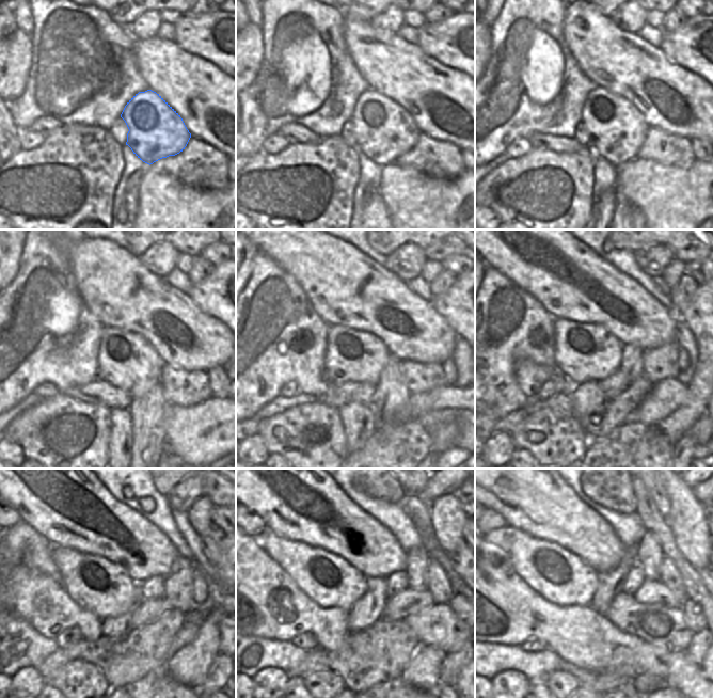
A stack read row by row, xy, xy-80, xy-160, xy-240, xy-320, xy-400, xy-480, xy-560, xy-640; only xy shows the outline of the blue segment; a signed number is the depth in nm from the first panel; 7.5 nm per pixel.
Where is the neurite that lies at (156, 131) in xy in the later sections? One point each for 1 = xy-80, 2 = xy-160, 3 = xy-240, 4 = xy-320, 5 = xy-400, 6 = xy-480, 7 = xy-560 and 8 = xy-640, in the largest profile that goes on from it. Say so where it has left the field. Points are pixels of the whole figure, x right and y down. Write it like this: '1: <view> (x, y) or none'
1: xy-80 (384, 130)
2: xy-160 (617, 128)
3: xy-240 (126, 360)
4: xy-320 (351, 355)
5: xy-400 (583, 352)
6: xy-480 (104, 588)
7: xy-560 (331, 582)
8: xy-640 (558, 575)

